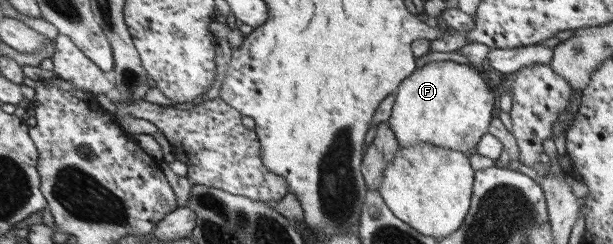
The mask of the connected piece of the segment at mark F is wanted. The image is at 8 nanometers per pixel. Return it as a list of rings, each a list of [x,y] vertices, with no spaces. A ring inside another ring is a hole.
[[[427,63],[418,67],[396,92],[388,122],[400,148],[408,149],[411,143],[429,142],[468,156],[489,131],[488,126],[492,126],[494,96],[480,74],[466,64]]]

